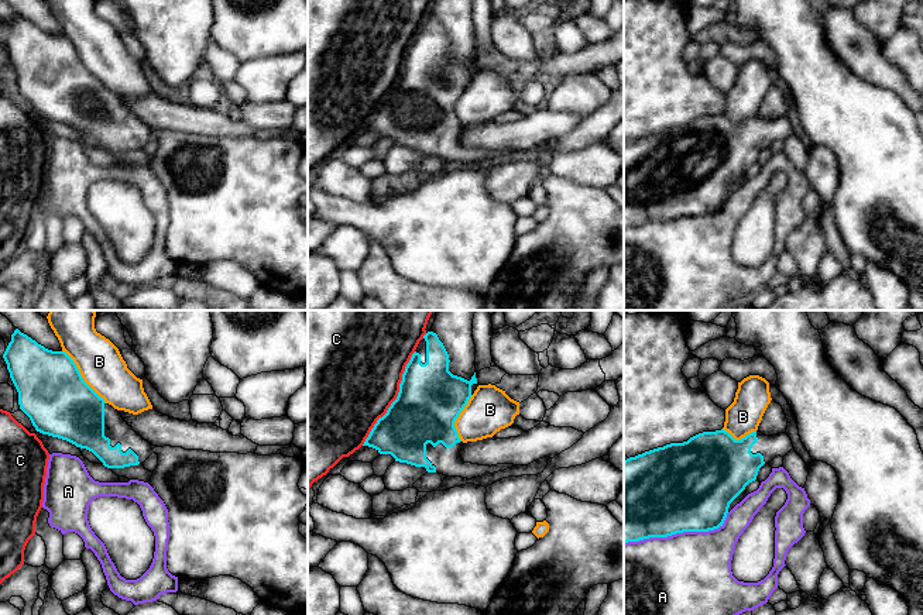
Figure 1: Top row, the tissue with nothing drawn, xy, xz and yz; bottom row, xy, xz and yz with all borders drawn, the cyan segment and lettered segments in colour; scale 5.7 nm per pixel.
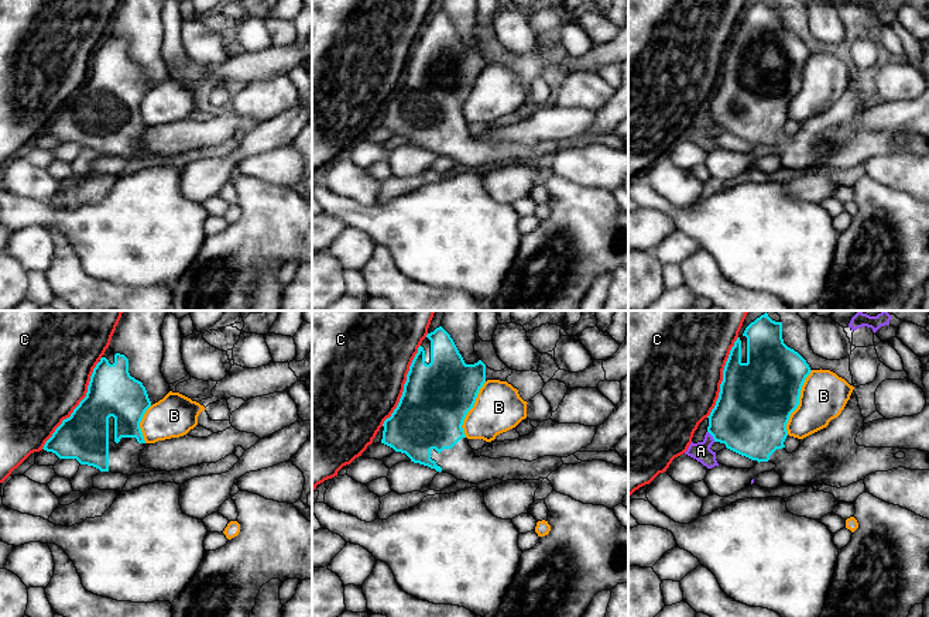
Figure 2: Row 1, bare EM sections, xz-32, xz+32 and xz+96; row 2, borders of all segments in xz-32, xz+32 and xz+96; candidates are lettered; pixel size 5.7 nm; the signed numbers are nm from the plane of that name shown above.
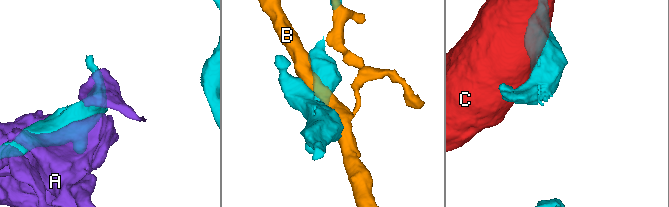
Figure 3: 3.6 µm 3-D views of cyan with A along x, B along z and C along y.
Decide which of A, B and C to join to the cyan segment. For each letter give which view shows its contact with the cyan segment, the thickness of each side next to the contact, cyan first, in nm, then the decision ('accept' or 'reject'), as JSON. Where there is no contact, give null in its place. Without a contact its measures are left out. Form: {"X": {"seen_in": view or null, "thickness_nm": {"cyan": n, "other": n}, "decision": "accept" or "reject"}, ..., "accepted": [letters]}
{"A": {"seen_in": "yz", "thickness_nm": {"cyan": 500, "other": 480}, "decision": "reject"}, "B": {"seen_in": "xy", "thickness_nm": {"cyan": 380, "other": 260}, "decision": "reject"}, "C": {"seen_in": "xz", "thickness_nm": {"cyan": 380, "other": 480}, "decision": "reject"}, "accepted": []}

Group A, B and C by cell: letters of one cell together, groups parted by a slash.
A / B / C

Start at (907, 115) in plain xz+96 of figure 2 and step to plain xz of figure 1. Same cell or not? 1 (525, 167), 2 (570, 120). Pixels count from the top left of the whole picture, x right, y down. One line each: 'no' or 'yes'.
1: no
2: yes

